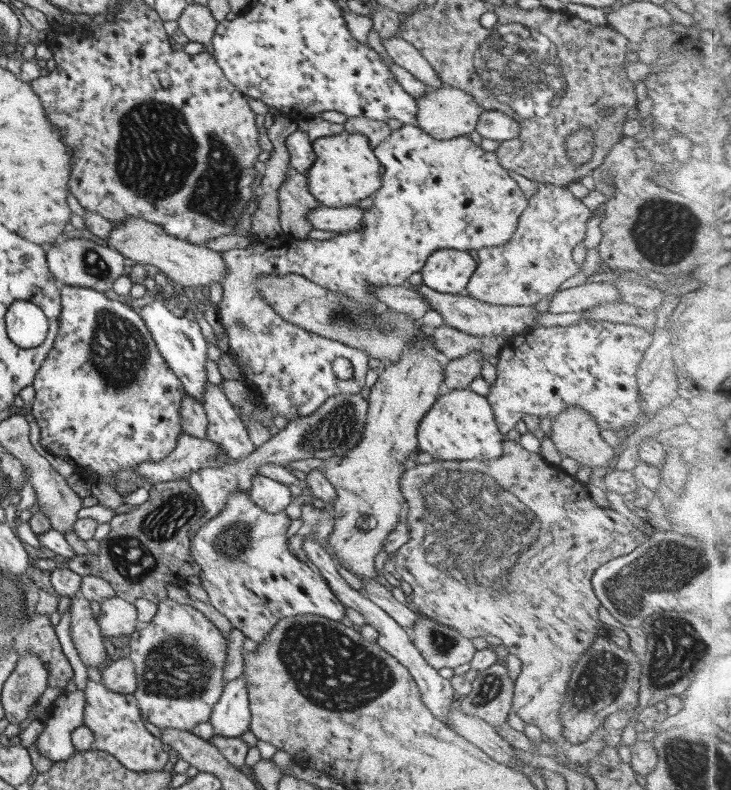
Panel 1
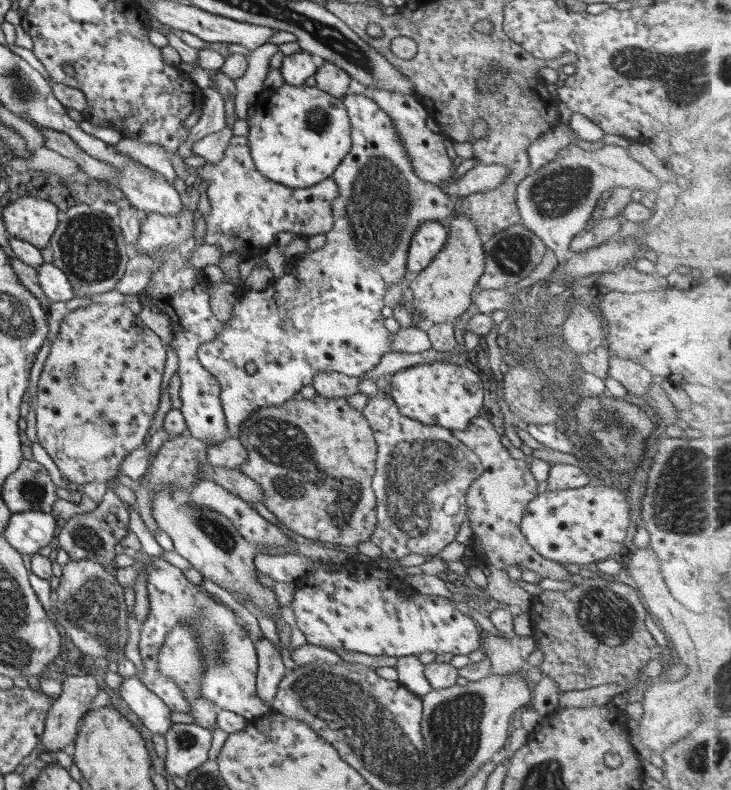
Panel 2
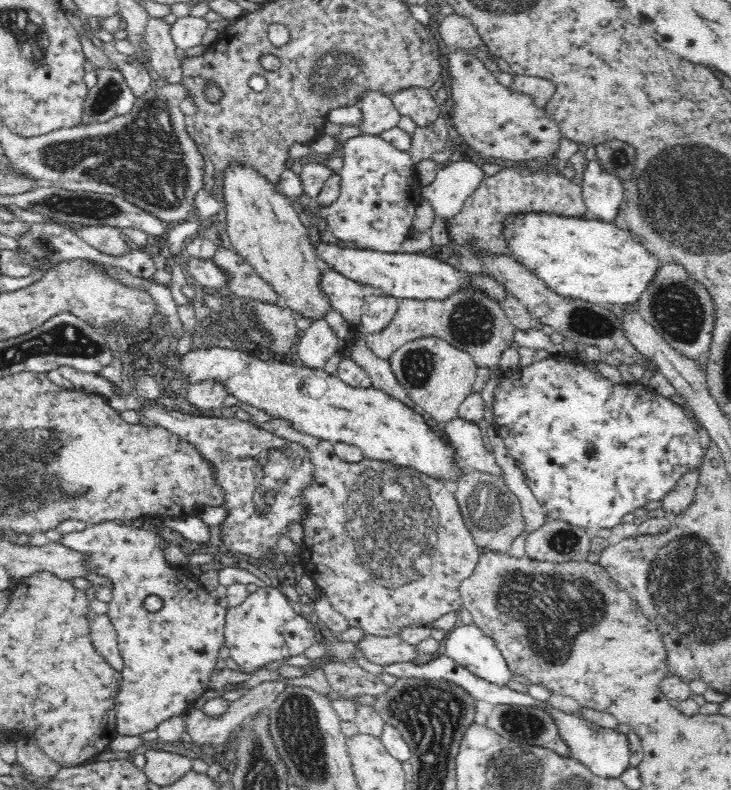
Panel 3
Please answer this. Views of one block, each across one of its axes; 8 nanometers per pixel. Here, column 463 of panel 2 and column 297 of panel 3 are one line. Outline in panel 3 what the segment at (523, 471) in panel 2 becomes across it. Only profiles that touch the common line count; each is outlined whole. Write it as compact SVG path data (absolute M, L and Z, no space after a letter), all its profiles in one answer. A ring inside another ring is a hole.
M241 402L239 406L249 413L264 430L271 432L280 439L284 439L286 442L300 445L302 449L306 450L311 466L311 479L299 492L299 505L301 506L301 519L299 521L303 532L303 542L300 546L300 564L303 574L312 578L316 588L330 601L332 610L338 612L339 615L342 614L348 620L350 627L362 629L372 636L387 638L399 636L400 632L404 628L408 628L408 626L428 626L428 624L434 624L444 614L449 612L458 614L464 608L464 601L462 600L462 595L460 595L460 586L462 586L462 582L466 578L470 578L474 574L476 564L478 564L479 548L474 539L472 539L471 531L468 531L468 528L464 525L456 496L446 488L443 482L428 478L426 474L420 472L416 472L418 474L418 478L416 478L416 474L408 474L408 470L412 469L400 468L400 466L394 466L394 463L365 458L358 462L344 461L334 453L334 444L332 442L321 440L296 429L292 425L292 421L286 418L274 417L274 415L268 414L265 410L256 408L256 406L250 406L246 402ZM382 486L384 486L384 490L390 490L390 486L392 486L390 498L384 498Z

